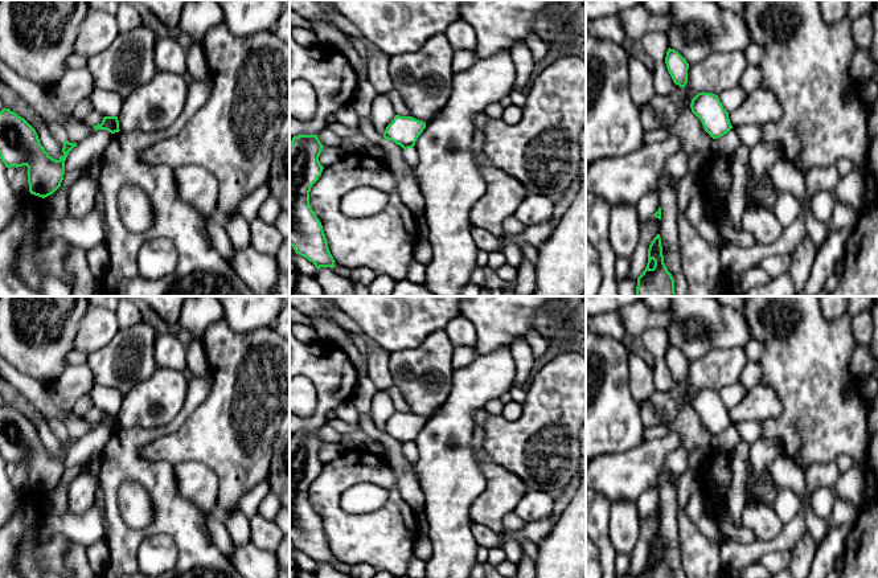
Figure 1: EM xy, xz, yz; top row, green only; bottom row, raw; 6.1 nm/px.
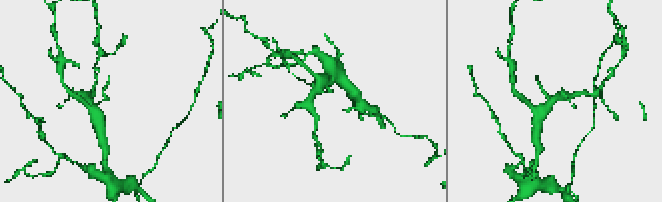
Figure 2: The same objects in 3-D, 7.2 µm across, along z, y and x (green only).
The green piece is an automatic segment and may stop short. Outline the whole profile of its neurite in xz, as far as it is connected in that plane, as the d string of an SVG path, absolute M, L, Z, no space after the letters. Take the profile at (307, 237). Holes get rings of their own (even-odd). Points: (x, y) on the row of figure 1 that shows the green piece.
M298 135L290 143L290 245L296 254L307 258L317 270L320 267L335 267L323 225L309 205L311 188L324 169L319 161L323 148L324 145L317 135Z

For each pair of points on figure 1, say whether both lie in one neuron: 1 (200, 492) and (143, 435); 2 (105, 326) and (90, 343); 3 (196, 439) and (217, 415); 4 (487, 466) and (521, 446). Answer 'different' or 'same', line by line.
1: different
2: same
3: same
4: different

